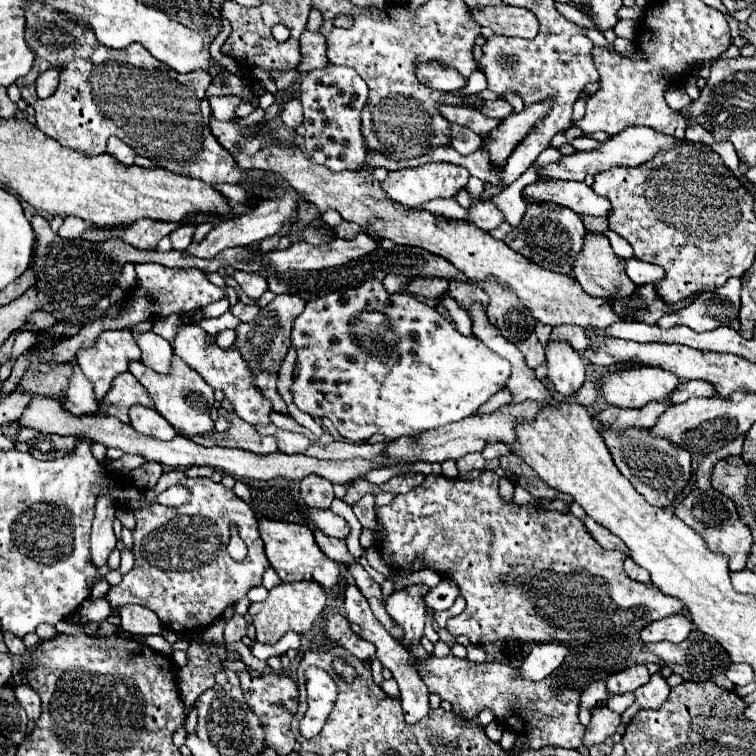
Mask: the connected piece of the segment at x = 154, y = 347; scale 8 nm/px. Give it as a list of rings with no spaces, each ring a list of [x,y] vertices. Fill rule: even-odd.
[[[146,331],[136,337],[136,343],[142,351],[142,363],[146,367],[158,373],[166,373],[166,369],[170,369],[170,357],[174,355],[174,351],[170,349],[170,343],[166,339],[156,335],[154,331]]]

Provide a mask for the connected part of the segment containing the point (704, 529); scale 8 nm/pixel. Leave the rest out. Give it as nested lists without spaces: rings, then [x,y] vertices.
[[[692,489],[682,501],[676,503],[674,513],[690,529],[700,533],[704,537],[704,541],[710,545],[710,549],[728,555],[730,571],[742,571],[744,569],[746,559],[750,555],[750,547],[752,547],[752,535],[750,535],[750,529],[740,521],[734,503],[726,495],[722,495],[722,493],[714,491],[714,489],[706,489],[706,491]]]

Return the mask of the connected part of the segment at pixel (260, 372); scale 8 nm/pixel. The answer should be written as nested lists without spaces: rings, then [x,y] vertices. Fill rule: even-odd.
[[[276,295],[272,303],[268,303],[266,307],[260,309],[260,313],[256,315],[256,319],[248,321],[248,323],[240,323],[236,327],[236,341],[234,347],[240,351],[242,359],[248,361],[248,367],[254,373],[254,385],[262,391],[262,395],[272,401],[272,407],[276,413],[288,415],[286,403],[280,397],[278,389],[276,389],[276,381],[278,381],[278,369],[288,353],[290,347],[290,331],[294,325],[294,319],[302,313],[304,309],[304,301],[296,295]]]

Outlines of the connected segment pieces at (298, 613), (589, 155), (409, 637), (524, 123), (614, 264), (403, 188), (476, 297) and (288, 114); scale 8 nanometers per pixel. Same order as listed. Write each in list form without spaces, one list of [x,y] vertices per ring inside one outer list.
[[[300,581],[300,583],[280,583],[274,589],[270,589],[268,597],[260,603],[250,605],[252,623],[256,627],[256,639],[260,643],[278,643],[280,637],[288,631],[294,633],[306,633],[312,629],[312,625],[322,617],[326,605],[326,593],[322,585],[314,581]]]
[[[632,127],[632,129],[624,129],[618,135],[612,135],[610,139],[602,141],[598,145],[598,149],[592,151],[576,151],[572,155],[562,155],[560,161],[556,163],[548,163],[544,167],[538,169],[538,179],[572,179],[572,181],[584,181],[586,175],[596,175],[602,173],[610,167],[638,167],[644,161],[650,161],[650,157],[654,157],[658,151],[662,149],[672,149],[674,145],[680,145],[680,139],[674,137],[662,137],[662,133],[654,133],[654,129],[646,129],[646,127]]]
[[[408,585],[402,589],[394,589],[394,593],[386,599],[386,611],[404,629],[404,645],[420,641],[420,637],[424,635],[424,595],[428,591],[430,587],[426,585]]]
[[[542,101],[538,105],[524,107],[524,111],[520,111],[518,115],[506,117],[504,123],[500,125],[500,129],[494,129],[490,133],[490,141],[486,141],[486,149],[496,167],[504,167],[506,159],[510,157],[510,153],[514,151],[518,141],[522,141],[522,137],[526,137],[526,133],[534,127],[534,123],[538,119],[546,117],[546,109],[550,109],[550,101]]]
[[[586,233],[584,235],[584,245],[582,251],[578,253],[578,257],[574,259],[572,265],[572,275],[574,279],[582,285],[582,289],[594,297],[608,297],[608,299],[626,299],[630,297],[636,287],[630,285],[630,279],[626,277],[626,263],[624,259],[620,259],[610,243],[608,237],[602,233]]]
[[[428,163],[412,169],[402,169],[402,171],[390,171],[388,177],[382,181],[382,189],[386,195],[404,205],[404,207],[416,207],[422,203],[428,203],[432,199],[448,199],[454,197],[456,191],[464,189],[468,183],[468,169],[462,169],[460,165],[450,165],[450,163]]]
[[[450,281],[448,291],[450,291],[450,295],[452,295],[462,307],[472,305],[474,301],[480,301],[482,305],[486,305],[486,301],[488,301],[482,285],[476,283],[476,281]]]
[[[298,97],[282,103],[280,117],[282,117],[282,121],[284,121],[288,127],[292,127],[292,129],[296,129],[296,127],[302,123],[302,103],[298,101]]]

